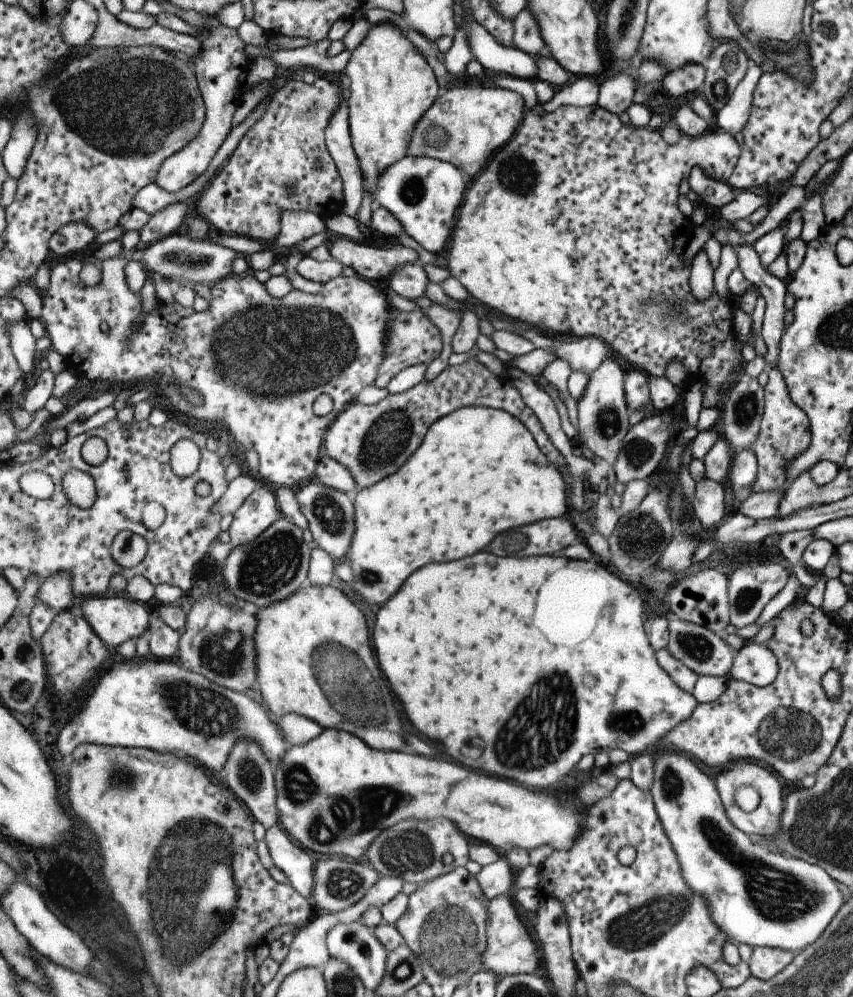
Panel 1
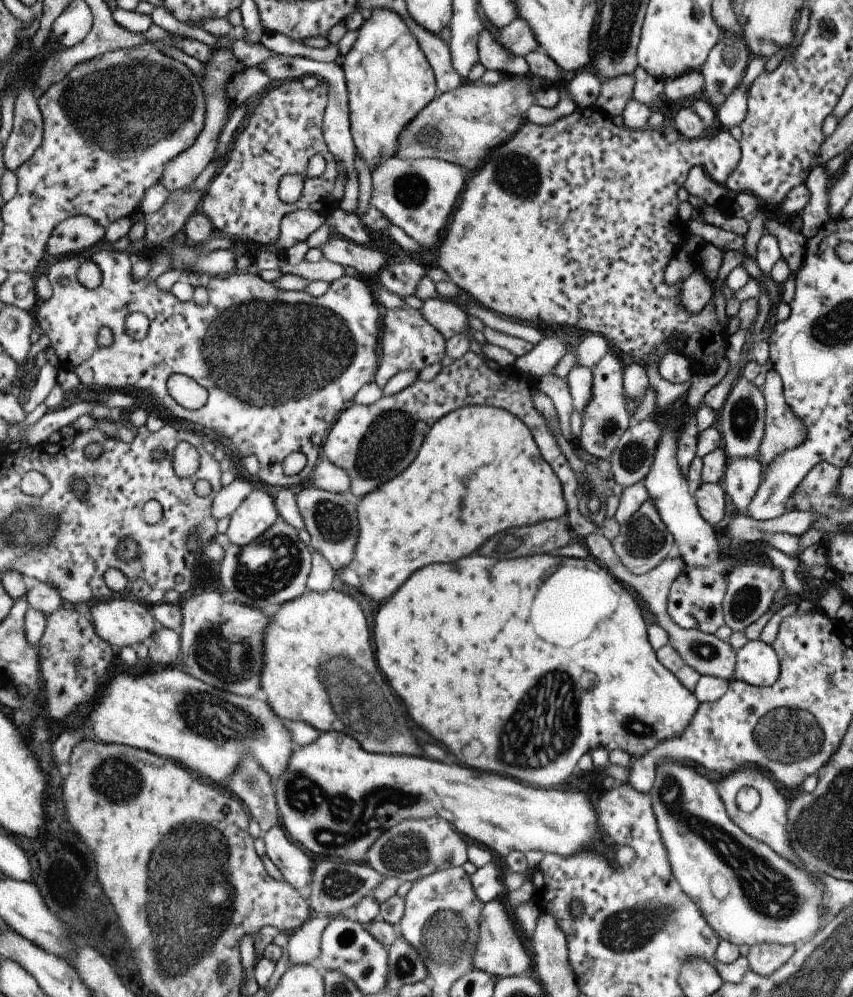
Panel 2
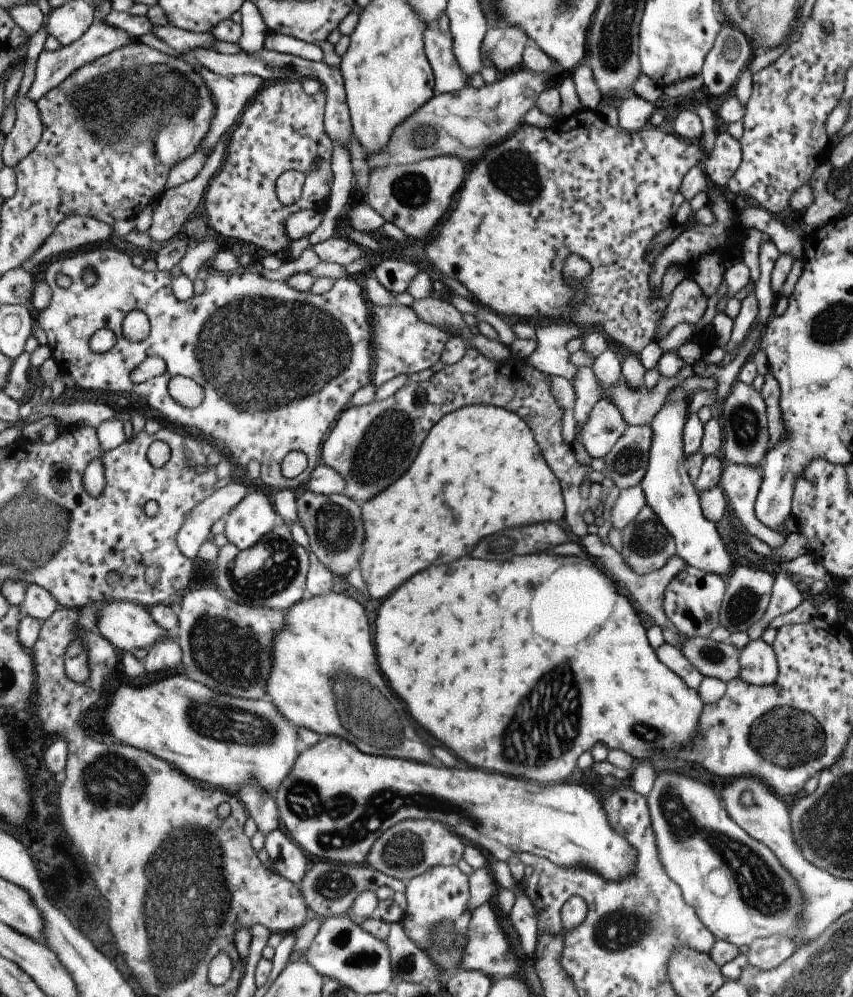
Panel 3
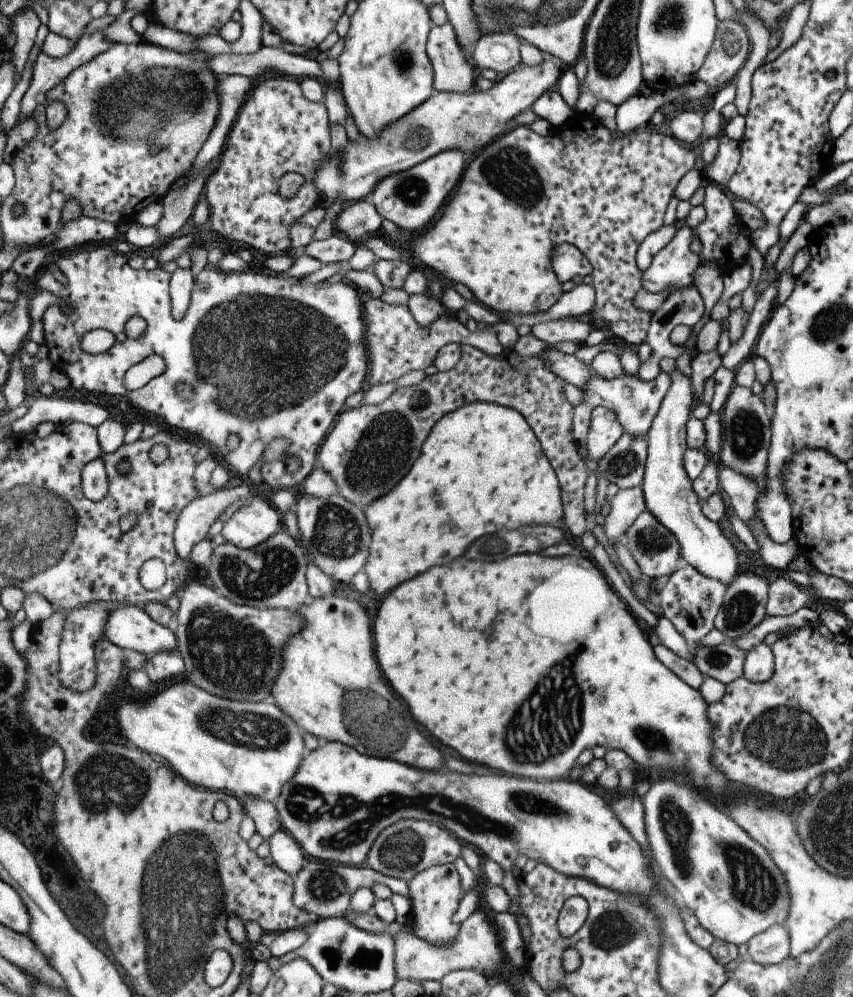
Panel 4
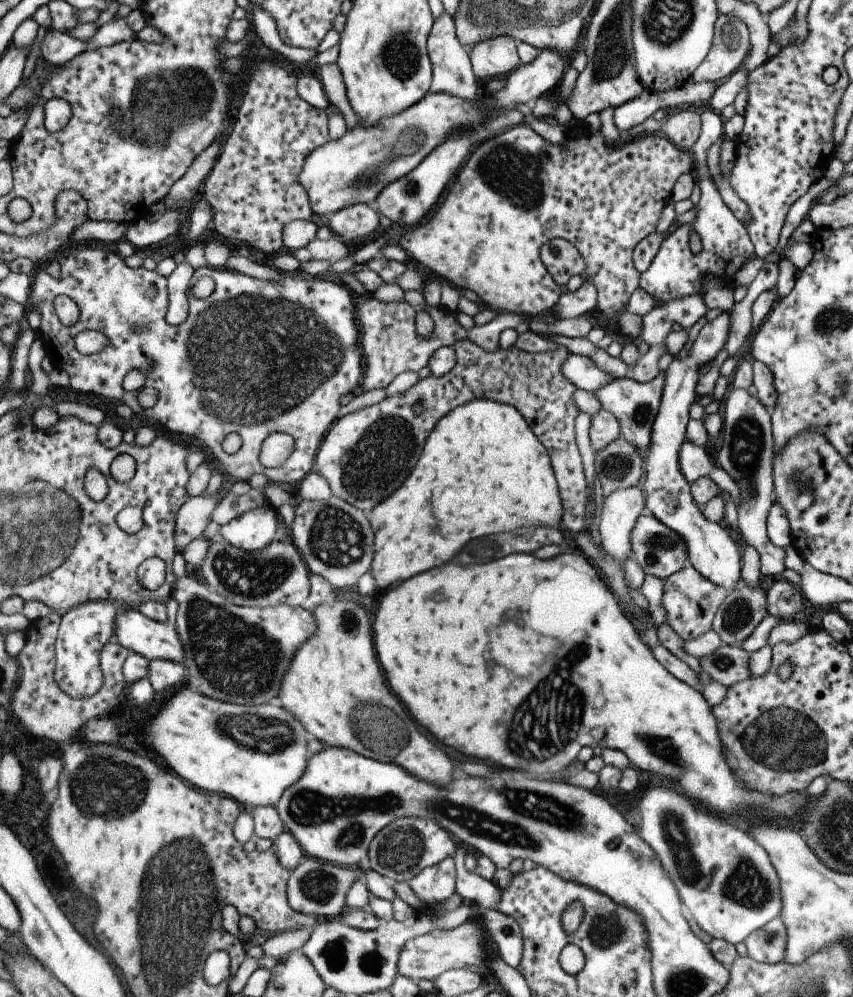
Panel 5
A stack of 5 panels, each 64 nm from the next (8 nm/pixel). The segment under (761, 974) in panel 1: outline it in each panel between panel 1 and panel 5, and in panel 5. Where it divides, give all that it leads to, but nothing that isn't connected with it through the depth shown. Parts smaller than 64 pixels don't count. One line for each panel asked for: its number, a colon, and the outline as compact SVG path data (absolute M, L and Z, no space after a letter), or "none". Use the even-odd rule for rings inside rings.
2: M755 944L747 954L747 962L751 972L767 978L777 972L795 952L795 946L779 946L779 944Z
3: M771 936L771 938L759 938L753 944L749 944L745 956L749 960L749 966L773 974L773 970L779 968L795 952L795 948L797 946L793 940Z
4: M771 926L759 936L753 936L747 942L747 952L749 960L761 966L777 966L785 958L789 958L791 952L791 942L789 942L789 932L787 928L781 926Z
5: M781 918L767 922L761 930L751 932L743 942L747 946L747 958L759 964L779 964L785 960L787 950L787 928Z

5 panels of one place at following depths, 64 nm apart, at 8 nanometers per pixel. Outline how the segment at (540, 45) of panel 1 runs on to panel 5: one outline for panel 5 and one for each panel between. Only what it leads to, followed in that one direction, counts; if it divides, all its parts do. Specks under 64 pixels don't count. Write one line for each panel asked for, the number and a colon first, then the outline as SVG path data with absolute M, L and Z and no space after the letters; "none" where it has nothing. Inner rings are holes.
2: M517 18L513 20L509 26L501 28L501 32L495 36L507 50L511 50L511 54L515 56L523 56L527 58L529 54L541 50L539 38L535 34L535 30L529 26L529 22L525 18Z
3: M521 26L491 28L485 36L481 56L489 54L495 62L495 68L501 74L509 74L517 70L517 66L525 60L525 50L529 48L529 42L531 36Z
4: M493 32L475 46L475 58L481 70L495 70L501 78L523 66L523 38L513 32Z
5: M499 36L483 40L469 50L477 82L487 82L493 78L507 78L519 66L523 66L519 54L519 42L511 36Z

